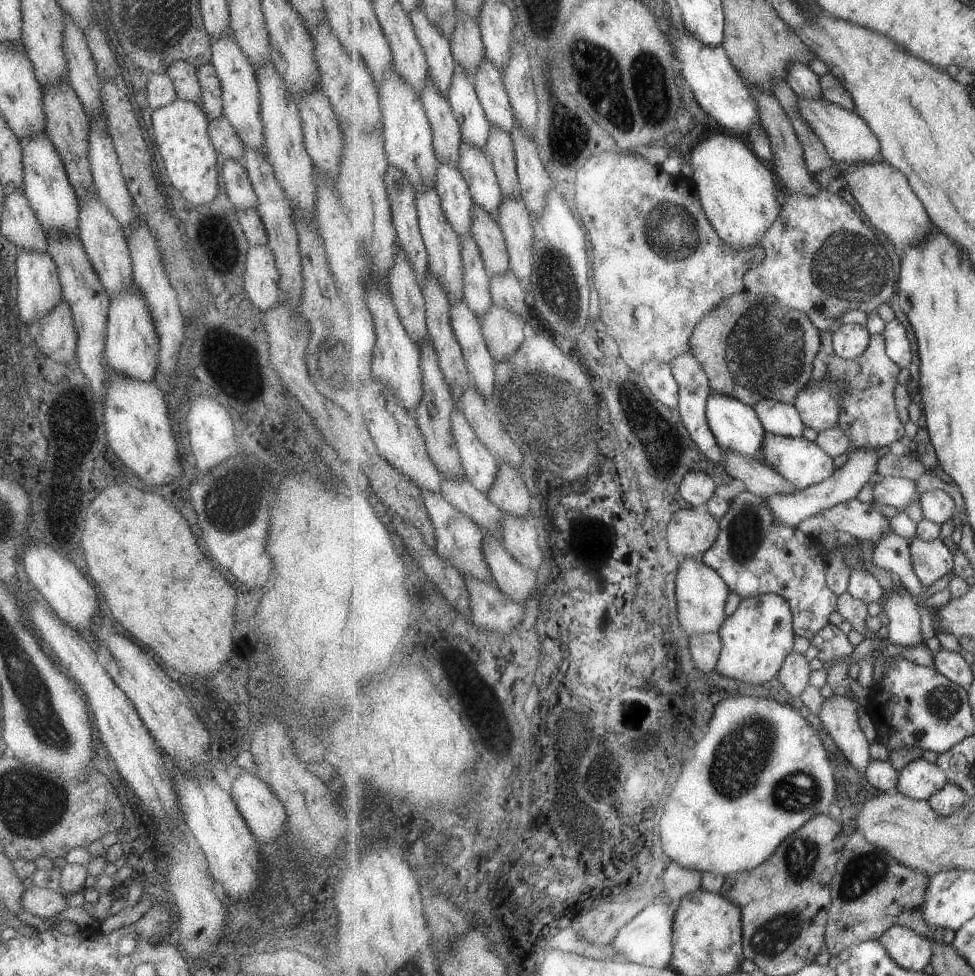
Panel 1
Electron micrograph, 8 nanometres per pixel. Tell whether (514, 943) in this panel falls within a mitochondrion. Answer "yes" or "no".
no

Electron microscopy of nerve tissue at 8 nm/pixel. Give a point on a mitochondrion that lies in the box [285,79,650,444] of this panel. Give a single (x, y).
(555, 287)

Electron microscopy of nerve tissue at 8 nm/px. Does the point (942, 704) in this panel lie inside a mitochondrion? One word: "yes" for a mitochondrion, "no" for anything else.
yes

